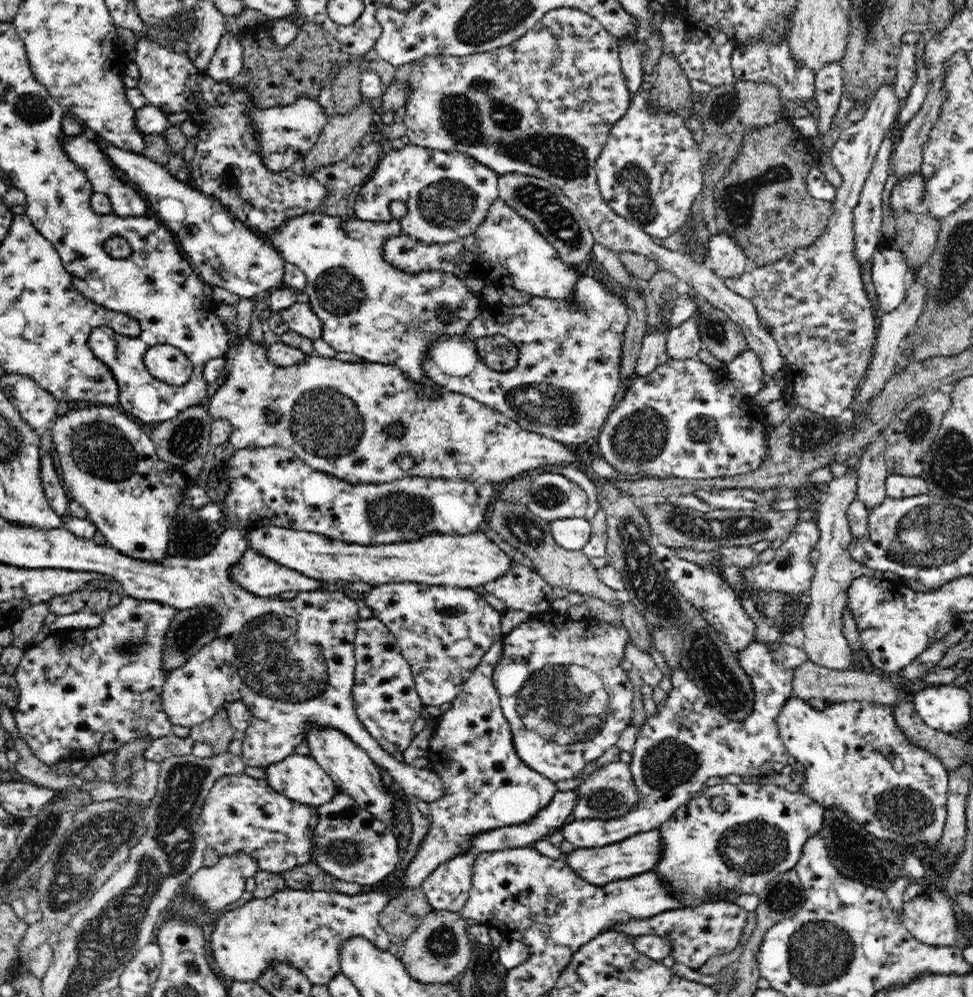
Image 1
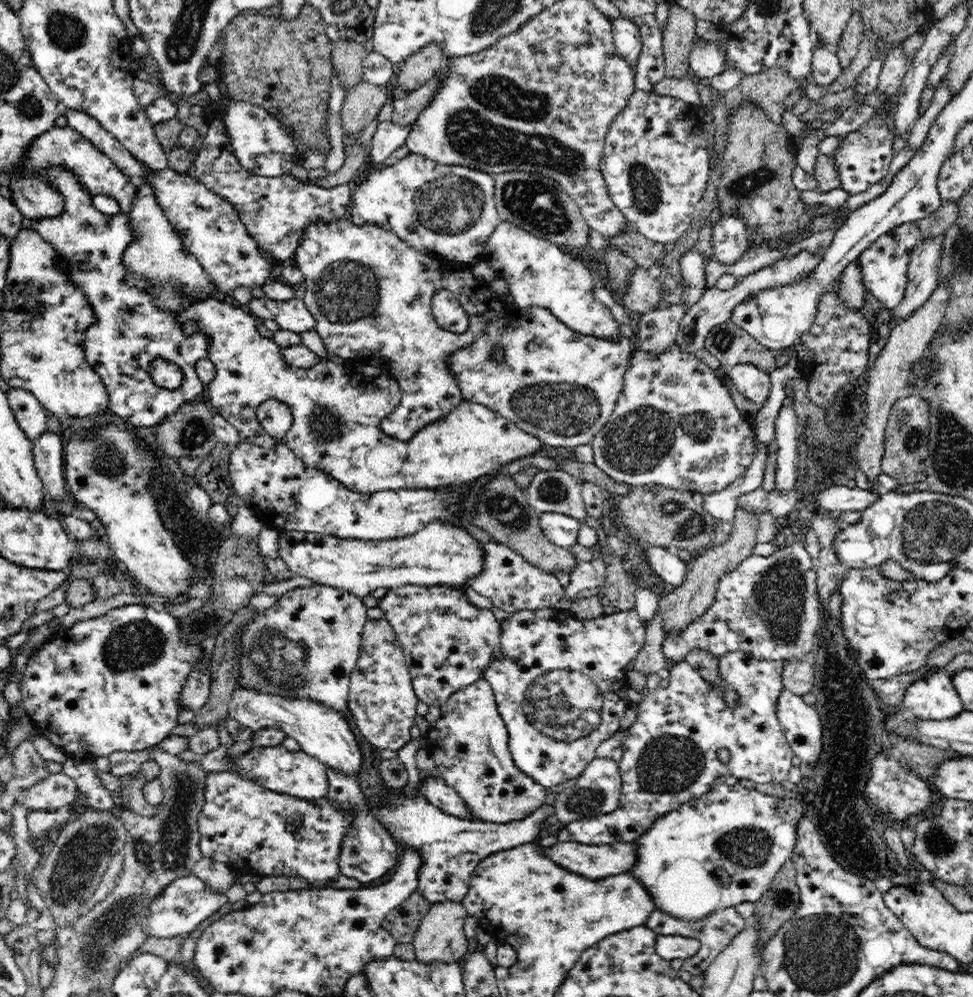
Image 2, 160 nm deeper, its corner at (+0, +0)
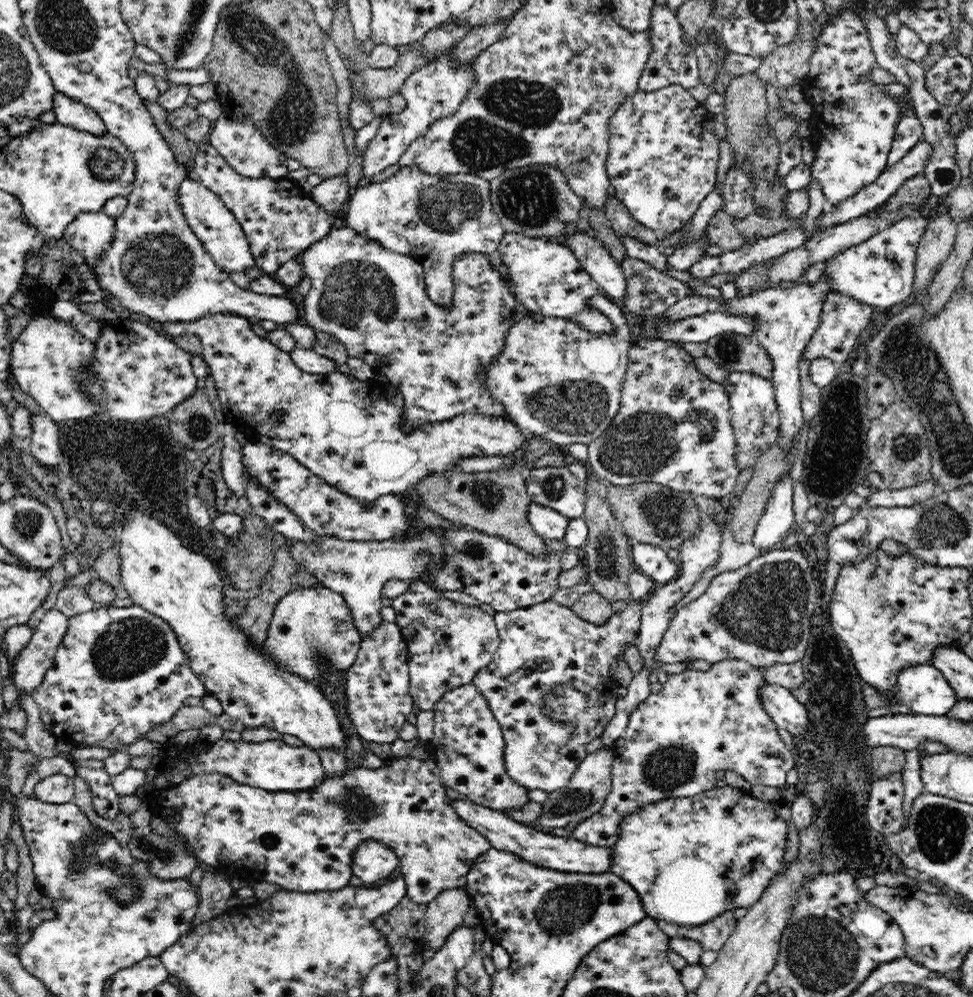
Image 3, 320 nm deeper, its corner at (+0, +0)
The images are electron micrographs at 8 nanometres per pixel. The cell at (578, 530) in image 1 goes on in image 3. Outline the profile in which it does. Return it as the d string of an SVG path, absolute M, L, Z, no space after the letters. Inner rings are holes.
M530 503L529 523L532 528L545 540L564 541L569 518L556 512L552 507L543 507Z

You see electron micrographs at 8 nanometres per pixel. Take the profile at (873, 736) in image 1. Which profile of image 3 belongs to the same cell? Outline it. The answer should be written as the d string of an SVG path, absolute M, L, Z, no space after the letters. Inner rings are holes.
M768 683L763 685L760 688L760 703L776 726L786 728L793 737L806 734L810 724L806 705L800 704L790 689Z

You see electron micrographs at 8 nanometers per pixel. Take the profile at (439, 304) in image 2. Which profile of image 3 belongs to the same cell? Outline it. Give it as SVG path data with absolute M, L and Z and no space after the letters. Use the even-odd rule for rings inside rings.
M418 166L400 168L394 176L383 182L358 187L354 196L346 202L342 226L350 227L362 236L377 241L384 248L420 261L428 297L439 307L451 307L454 298L454 260L458 255L475 252L489 255L498 250L500 240L505 234L500 219L494 215L492 209L490 188L490 182L470 174L428 174Z

